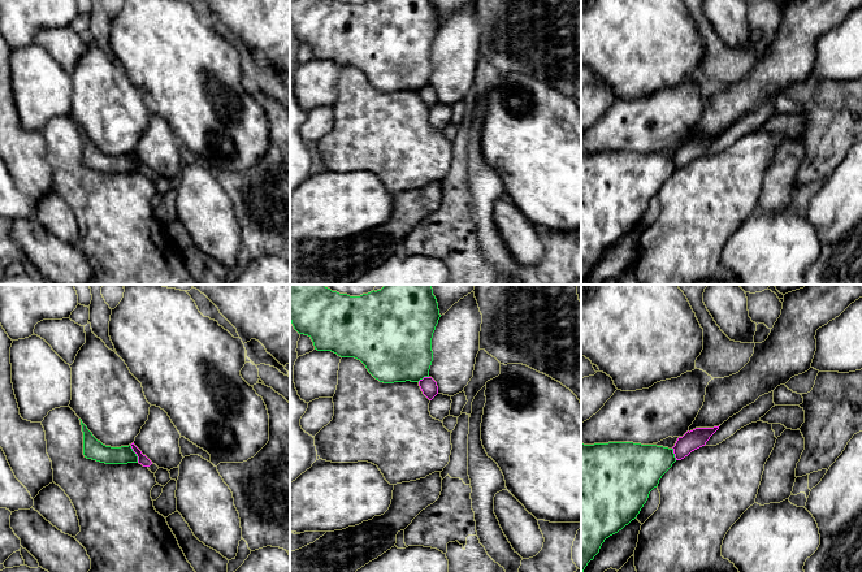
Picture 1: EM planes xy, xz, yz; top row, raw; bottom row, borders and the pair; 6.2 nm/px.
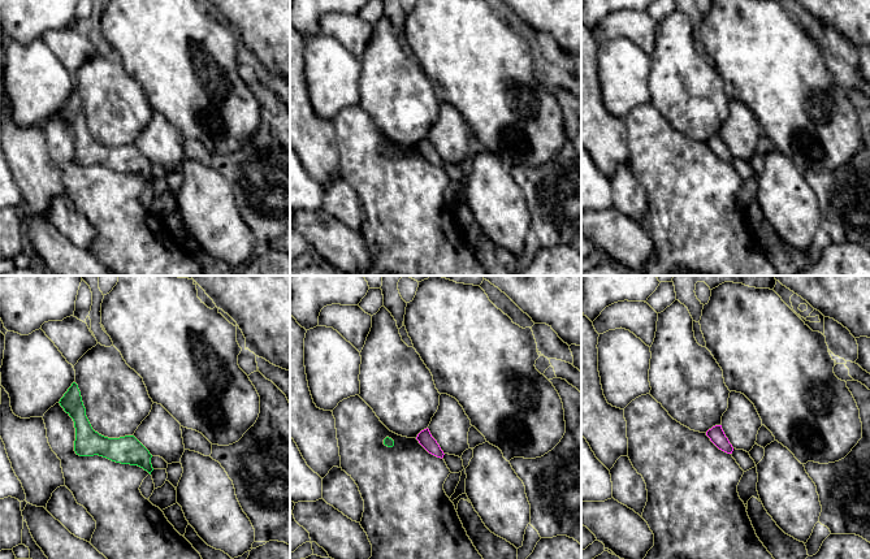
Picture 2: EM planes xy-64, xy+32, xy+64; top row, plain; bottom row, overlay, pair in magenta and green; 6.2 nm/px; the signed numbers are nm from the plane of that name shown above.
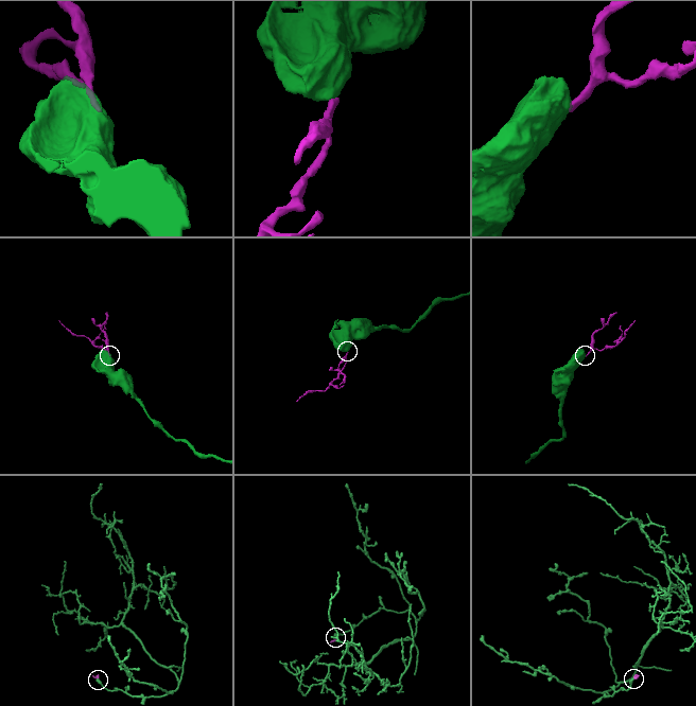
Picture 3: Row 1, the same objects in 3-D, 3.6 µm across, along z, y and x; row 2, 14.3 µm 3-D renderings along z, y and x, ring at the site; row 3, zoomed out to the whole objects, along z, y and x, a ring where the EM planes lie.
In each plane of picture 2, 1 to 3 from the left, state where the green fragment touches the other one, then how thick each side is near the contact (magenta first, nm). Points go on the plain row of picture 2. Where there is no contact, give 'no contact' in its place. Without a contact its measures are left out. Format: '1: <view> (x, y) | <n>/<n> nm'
1: no contact
2: no contact
3: no contact

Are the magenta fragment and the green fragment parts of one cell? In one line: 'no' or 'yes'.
no

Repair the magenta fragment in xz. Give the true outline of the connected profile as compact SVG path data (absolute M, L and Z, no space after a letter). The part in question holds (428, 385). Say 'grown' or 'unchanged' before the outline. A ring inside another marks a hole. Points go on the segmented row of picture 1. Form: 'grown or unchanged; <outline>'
unchanged; M424 377L419 381L423 394L432 400L438 394L437 382L432 377Z

